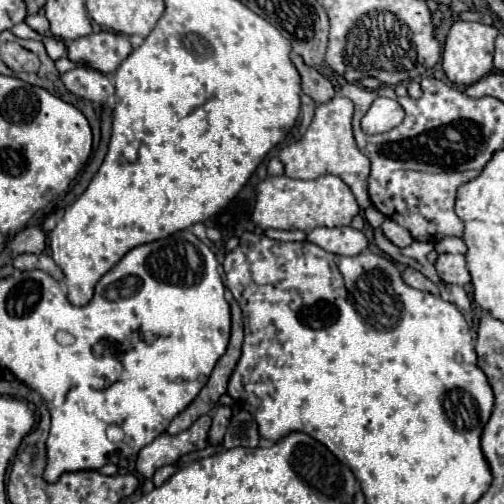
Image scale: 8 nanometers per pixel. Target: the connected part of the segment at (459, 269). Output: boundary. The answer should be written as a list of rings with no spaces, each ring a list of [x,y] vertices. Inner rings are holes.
[[[439,254],[435,268],[437,268],[439,278],[447,284],[465,286],[467,282],[471,282],[469,270],[465,266],[465,256],[461,254]]]

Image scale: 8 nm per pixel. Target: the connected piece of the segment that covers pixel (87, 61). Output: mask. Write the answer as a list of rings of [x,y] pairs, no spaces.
[[[101,30],[97,34],[89,34],[69,42],[67,58],[75,64],[83,64],[103,74],[111,74],[131,54],[131,50],[133,48],[127,36]]]

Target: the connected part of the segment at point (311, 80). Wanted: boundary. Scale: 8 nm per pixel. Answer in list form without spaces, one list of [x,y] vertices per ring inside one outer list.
[[[295,52],[291,54],[291,62],[293,62],[293,66],[297,68],[297,72],[301,76],[301,88],[307,96],[311,96],[319,104],[327,102],[335,96],[335,90],[333,90],[331,82],[323,74],[319,74],[315,68],[307,66]]]

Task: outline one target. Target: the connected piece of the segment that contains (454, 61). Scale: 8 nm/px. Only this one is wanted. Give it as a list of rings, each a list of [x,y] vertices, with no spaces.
[[[457,20],[445,40],[445,48],[443,48],[443,70],[445,76],[465,88],[475,84],[477,80],[481,80],[483,76],[487,76],[493,70],[493,48],[495,48],[495,36],[497,36],[497,28],[495,26],[485,26],[479,22],[463,22]]]

